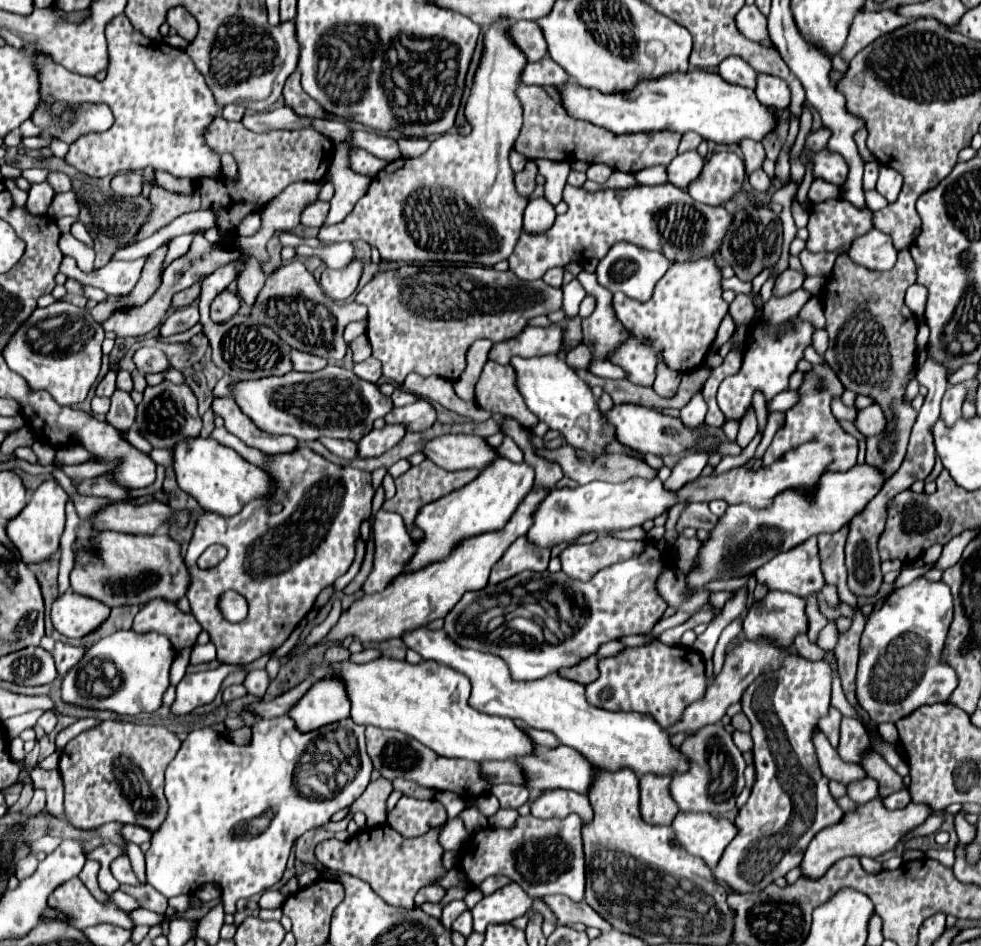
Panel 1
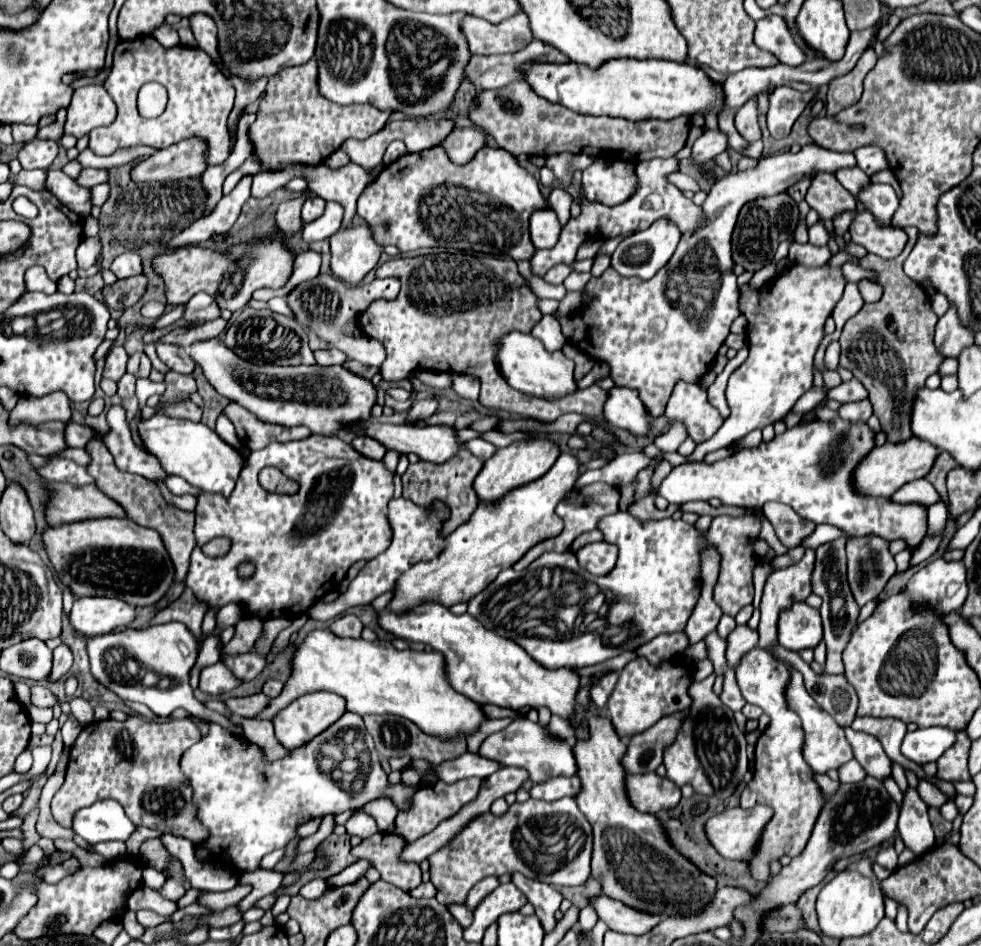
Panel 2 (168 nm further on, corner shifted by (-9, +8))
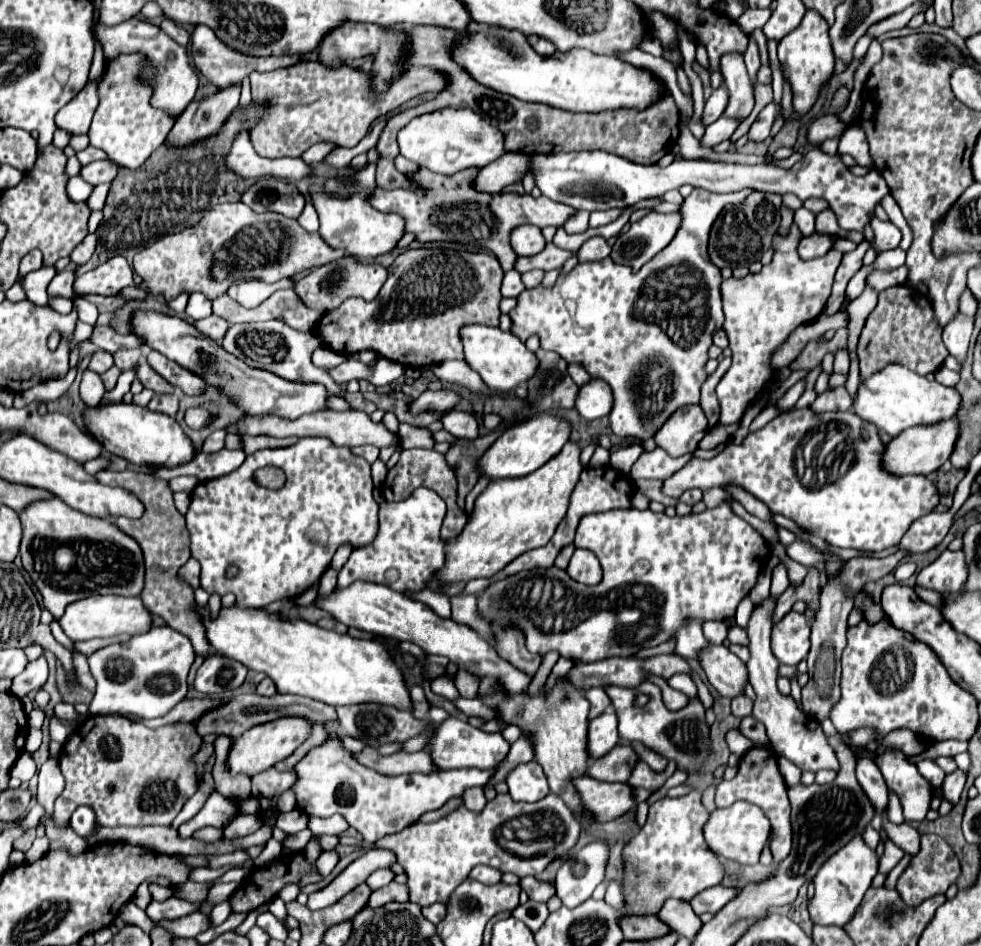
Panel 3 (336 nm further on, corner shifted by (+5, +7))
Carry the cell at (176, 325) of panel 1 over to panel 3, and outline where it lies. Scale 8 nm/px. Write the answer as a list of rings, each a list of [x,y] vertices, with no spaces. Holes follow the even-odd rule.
[[[193,293],[191,299],[189,299],[189,305],[187,305],[185,313],[191,319],[195,319],[195,321],[197,319],[205,319],[205,317],[209,317],[213,313],[211,311],[211,301],[205,295],[201,295],[201,293]]]

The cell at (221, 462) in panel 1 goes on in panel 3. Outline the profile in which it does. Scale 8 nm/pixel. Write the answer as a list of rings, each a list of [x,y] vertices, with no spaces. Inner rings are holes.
[[[123,401],[85,407],[83,421],[91,437],[95,437],[109,453],[123,457],[137,465],[153,465],[153,467],[175,467],[191,461],[195,457],[191,441],[185,437],[177,421],[165,413],[149,411],[147,407],[139,407],[135,403],[127,405]]]

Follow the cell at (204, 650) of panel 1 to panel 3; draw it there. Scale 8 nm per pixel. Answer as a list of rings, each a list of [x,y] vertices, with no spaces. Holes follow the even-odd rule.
[[[197,605],[196,611],[203,618],[209,645],[217,653],[237,659],[245,667],[271,677],[279,693],[311,697],[333,707],[355,703],[383,703],[397,705],[397,709],[409,709],[409,713],[413,711],[403,673],[393,663],[381,641],[339,635],[299,617],[283,621],[277,613],[267,613],[263,609],[247,607],[245,615],[245,607],[243,611],[239,611],[239,605],[233,607],[237,607],[237,611],[223,607],[223,611],[219,611],[219,617],[211,617],[208,607]]]

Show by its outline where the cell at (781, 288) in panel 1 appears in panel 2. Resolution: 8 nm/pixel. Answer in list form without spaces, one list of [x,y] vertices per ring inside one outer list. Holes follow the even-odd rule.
[[[791,244],[789,248],[789,258],[795,264],[803,264],[803,266],[825,266],[827,260],[831,258],[829,248],[815,248],[811,244]]]

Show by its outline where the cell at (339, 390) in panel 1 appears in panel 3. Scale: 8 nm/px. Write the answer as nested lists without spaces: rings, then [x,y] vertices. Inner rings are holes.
[[[135,311],[131,317],[131,331],[143,339],[143,343],[171,361],[177,361],[185,369],[197,373],[203,377],[209,385],[221,387],[237,405],[245,409],[249,415],[261,415],[261,413],[277,413],[287,419],[297,419],[305,413],[315,413],[325,409],[325,389],[321,385],[293,385],[291,381],[285,381],[269,371],[253,369],[245,365],[243,361],[237,361],[231,353],[227,353],[221,345],[217,345],[211,337],[205,337],[195,329],[193,323],[187,323],[185,319],[177,315],[165,315],[157,311]]]

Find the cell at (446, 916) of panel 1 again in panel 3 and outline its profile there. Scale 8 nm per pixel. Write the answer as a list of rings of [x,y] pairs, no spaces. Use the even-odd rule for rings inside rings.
[[[477,865],[477,867],[473,867],[473,871],[469,873],[469,877],[477,879],[477,881],[481,881],[481,883],[485,883],[485,885],[493,885],[493,883],[501,881],[503,873],[501,873],[499,869],[489,867],[489,865]]]

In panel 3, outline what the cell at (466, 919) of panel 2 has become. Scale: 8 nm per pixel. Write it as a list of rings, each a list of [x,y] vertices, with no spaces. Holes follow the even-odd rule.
[[[433,903],[433,905],[429,905],[429,907],[423,907],[421,913],[423,913],[433,925],[437,925],[437,921],[441,921],[441,917],[445,917],[445,905],[443,905],[443,903]]]

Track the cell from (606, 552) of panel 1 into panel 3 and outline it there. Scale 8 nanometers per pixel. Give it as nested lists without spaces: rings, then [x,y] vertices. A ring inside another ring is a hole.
[[[575,549],[567,567],[567,575],[583,585],[597,585],[597,581],[603,579],[599,559],[585,549]]]

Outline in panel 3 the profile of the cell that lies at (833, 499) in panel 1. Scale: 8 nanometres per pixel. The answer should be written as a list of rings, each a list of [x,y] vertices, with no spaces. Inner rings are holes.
[[[955,415],[935,425],[917,425],[917,427],[905,429],[887,445],[885,457],[883,457],[885,469],[895,475],[929,475],[937,471],[945,461],[949,461],[959,437],[959,427],[961,423],[959,423],[959,417]]]

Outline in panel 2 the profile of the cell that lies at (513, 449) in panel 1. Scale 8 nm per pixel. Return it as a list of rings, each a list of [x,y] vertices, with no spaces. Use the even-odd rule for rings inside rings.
[[[475,438],[475,440],[469,440],[467,442],[467,450],[473,452],[475,456],[481,456],[481,460],[487,460],[497,448],[491,442],[483,440],[483,438]]]

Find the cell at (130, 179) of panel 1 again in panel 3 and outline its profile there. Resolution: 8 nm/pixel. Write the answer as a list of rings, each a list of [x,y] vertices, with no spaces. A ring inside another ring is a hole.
[[[227,85],[215,95],[209,95],[201,101],[193,101],[185,113],[175,121],[169,143],[171,145],[191,145],[193,141],[211,137],[221,131],[227,115],[239,105],[241,85]]]

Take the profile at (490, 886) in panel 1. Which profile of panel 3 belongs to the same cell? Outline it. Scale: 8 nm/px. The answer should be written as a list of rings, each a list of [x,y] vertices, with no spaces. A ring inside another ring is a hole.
[[[523,877],[521,889],[529,895],[529,899],[543,901],[543,903],[555,895],[555,883],[553,881],[539,881],[535,877]]]

